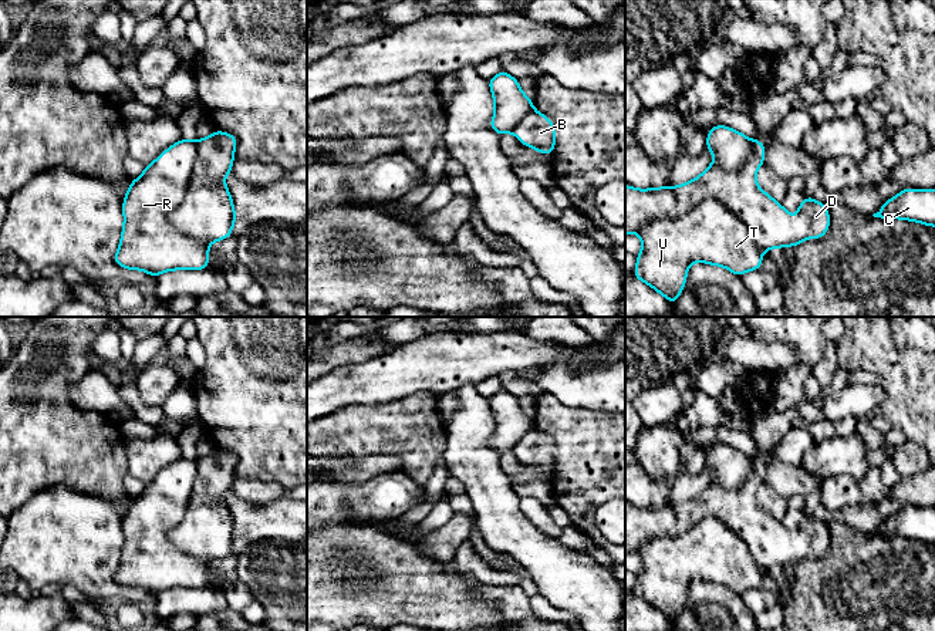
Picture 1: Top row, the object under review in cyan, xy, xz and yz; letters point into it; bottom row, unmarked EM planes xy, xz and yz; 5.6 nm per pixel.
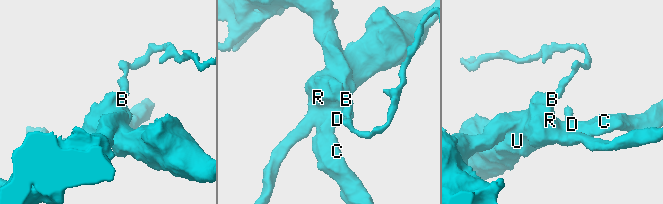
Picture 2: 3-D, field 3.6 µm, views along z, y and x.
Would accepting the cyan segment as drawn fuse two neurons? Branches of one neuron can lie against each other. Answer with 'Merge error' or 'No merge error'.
Merge error

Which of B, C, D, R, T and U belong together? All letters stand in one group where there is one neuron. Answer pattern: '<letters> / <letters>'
B C D / R T U

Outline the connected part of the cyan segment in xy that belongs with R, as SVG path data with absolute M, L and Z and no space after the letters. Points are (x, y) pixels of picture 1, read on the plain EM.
M180 458L163 469L151 483L144 486L144 492L134 497L122 520L124 546L121 561L114 574L114 580L124 587L142 588L152 595L171 588L203 588L209 587L209 563L203 556L193 557L176 549L171 540L171 530L180 522L192 496L198 476L196 459Z

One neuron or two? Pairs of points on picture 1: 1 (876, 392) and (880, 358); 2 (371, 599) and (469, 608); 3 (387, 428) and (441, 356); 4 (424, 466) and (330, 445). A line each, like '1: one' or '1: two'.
1: two
2: one
3: two
4: one

